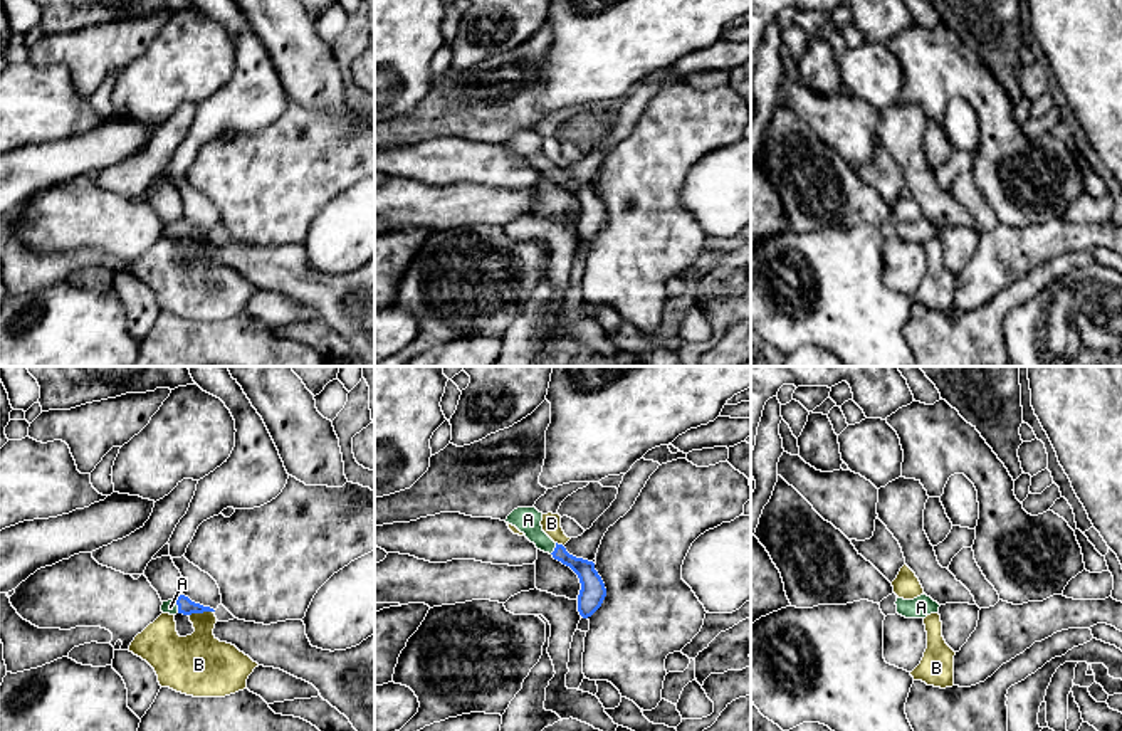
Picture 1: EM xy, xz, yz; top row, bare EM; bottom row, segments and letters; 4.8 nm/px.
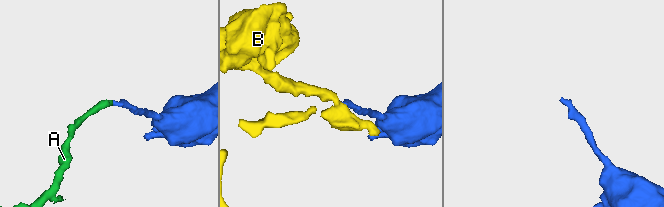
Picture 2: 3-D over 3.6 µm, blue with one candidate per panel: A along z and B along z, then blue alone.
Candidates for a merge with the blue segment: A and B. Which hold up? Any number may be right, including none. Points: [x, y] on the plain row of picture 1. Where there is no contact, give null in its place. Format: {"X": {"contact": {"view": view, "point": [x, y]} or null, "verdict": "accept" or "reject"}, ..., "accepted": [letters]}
{"A": {"contact": {"view": "xy", "point": [177, 227]}, "verdict": "accept"}, "B": {"contact": {"view": "xy", "point": [200, 236]}, "verdict": "reject"}, "accepted": ["A"]}

